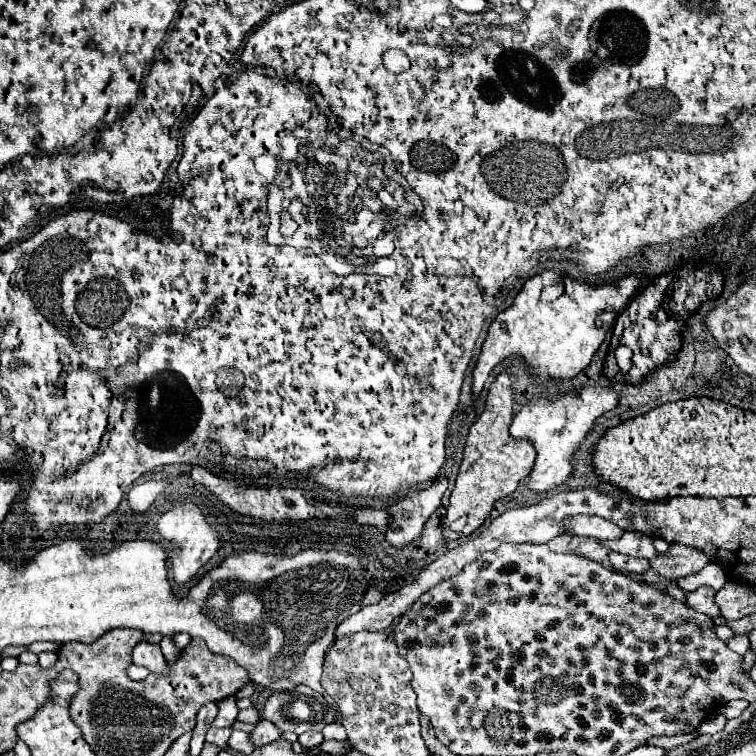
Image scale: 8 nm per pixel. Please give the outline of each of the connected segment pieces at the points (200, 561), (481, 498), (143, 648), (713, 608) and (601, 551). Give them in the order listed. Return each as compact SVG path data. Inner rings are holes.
M185 501L183 505L163 513L157 523L161 539L171 543L171 571L173 571L173 581L177 585L185 585L193 579L193 575L215 555L219 547L219 537L215 527L211 527L205 521L205 515L199 511L195 503Z
M501 373L493 385L489 387L487 393L487 403L485 411L481 417L471 425L467 443L463 449L463 461L459 467L459 475L455 479L455 489L451 491L449 497L449 507L447 507L447 517L445 517L445 535L451 539L471 535L491 513L493 503L517 489L517 485L531 473L531 467L535 463L535 449L531 443L523 439L513 439L509 435L509 425L513 419L513 391L509 389L511 385L511 375ZM461 517L467 517L465 527L459 533L451 533L449 525Z
M141 641L133 649L133 663L135 665L141 665L141 667L147 667L151 673L169 675L169 671L167 671L169 663L165 661L165 657L161 653L161 647L159 645L153 645L149 641Z
M697 589L697 591L685 593L685 595L687 595L687 601L685 603L689 607L693 607L695 611L701 611L701 613L705 613L711 619L721 617L719 607L715 603L715 591L713 589Z
M573 537L569 541L569 551L581 557L587 557L591 561L599 561L599 563L607 563L607 553L609 553L607 547L601 547L591 537Z

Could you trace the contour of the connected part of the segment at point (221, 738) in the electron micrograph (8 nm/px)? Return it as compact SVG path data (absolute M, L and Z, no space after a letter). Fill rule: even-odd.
M209 729L207 735L205 735L205 741L207 743L215 743L217 747L225 749L229 735L231 735L231 729Z

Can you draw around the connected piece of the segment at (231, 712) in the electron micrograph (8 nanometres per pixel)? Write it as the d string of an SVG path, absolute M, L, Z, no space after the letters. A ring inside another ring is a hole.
M227 697L223 701L219 701L219 713L215 717L215 721L211 723L211 727L231 727L237 719L237 705L235 705L235 697Z

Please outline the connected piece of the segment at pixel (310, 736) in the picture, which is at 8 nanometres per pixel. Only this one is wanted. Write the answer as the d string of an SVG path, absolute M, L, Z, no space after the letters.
M301 733L299 735L299 743L309 749L309 747L317 747L323 743L323 735L321 733Z

